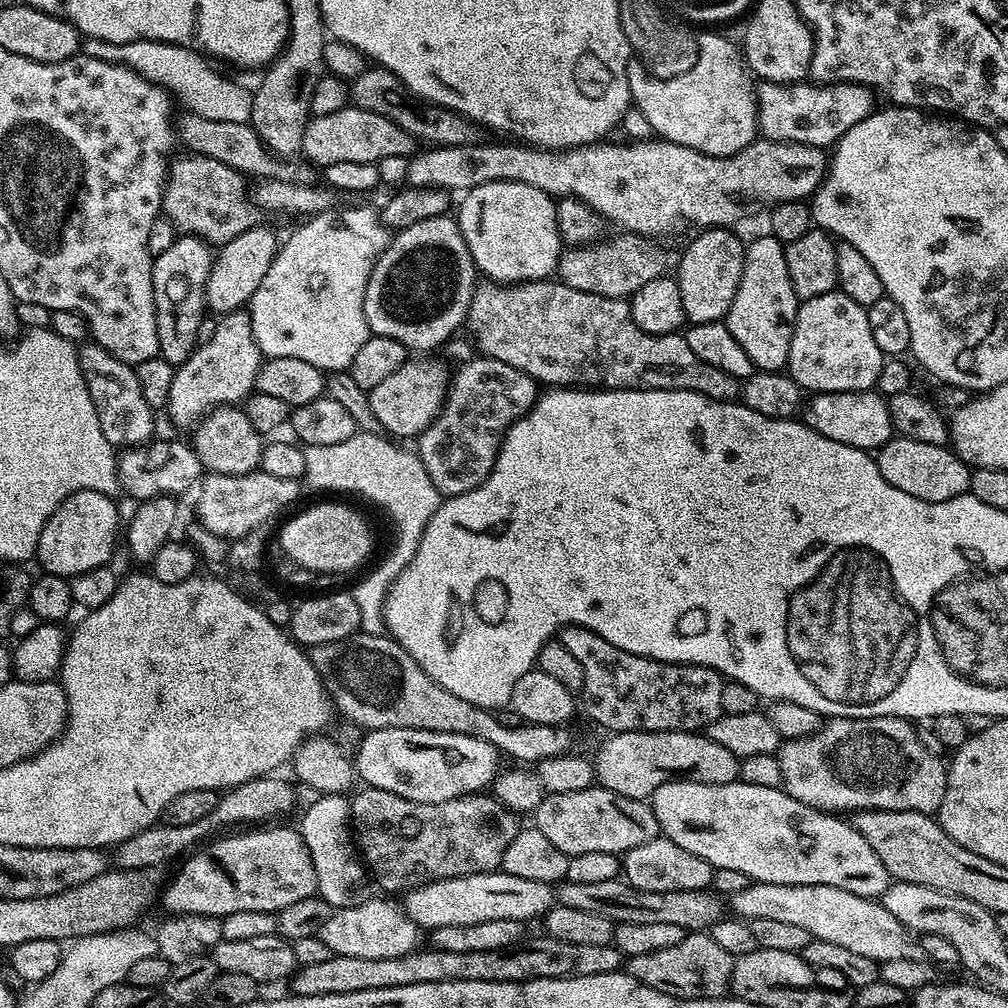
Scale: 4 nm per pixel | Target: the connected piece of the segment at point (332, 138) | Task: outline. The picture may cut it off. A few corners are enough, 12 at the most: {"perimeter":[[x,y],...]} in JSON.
{"perimeter":[[349,106],[312,116],[300,152],[325,169],[411,157],[418,141]]}

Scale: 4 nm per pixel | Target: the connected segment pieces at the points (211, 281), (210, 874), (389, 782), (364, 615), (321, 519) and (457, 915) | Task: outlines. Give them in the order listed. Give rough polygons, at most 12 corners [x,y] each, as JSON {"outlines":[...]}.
{"outlines":[[[264,224],[219,247],[205,301],[239,311],[280,253]],[[224,834],[162,889],[165,913],[278,913],[317,895],[302,834]],[[374,728],[354,752],[369,788],[450,802],[498,775],[490,742]],[[385,435],[303,447],[314,487],[357,492],[396,527],[392,553],[351,589],[359,631],[442,502],[415,451]],[[344,504],[285,522],[279,551],[307,572],[352,572],[372,532]],[[503,870],[409,888],[424,930],[543,918],[553,885]]]}

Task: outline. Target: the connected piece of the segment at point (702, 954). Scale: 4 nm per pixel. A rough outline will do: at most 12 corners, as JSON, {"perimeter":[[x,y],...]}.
{"perimeter":[[707,932],[626,960],[642,986],[719,1000],[734,957]]}

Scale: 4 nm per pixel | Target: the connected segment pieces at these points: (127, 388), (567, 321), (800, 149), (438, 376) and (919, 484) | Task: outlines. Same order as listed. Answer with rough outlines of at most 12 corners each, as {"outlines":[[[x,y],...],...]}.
{"outlines":[[[100,344],[79,349],[106,440],[149,443],[155,411],[133,365]],[[559,279],[477,283],[466,328],[544,386],[686,390],[741,381],[627,299]],[[428,146],[407,183],[526,182],[655,237],[807,201],[825,149]],[[409,359],[368,393],[389,437],[419,437],[444,405],[449,369]],[[893,435],[874,456],[890,486],[950,502],[972,477],[951,447]]]}

